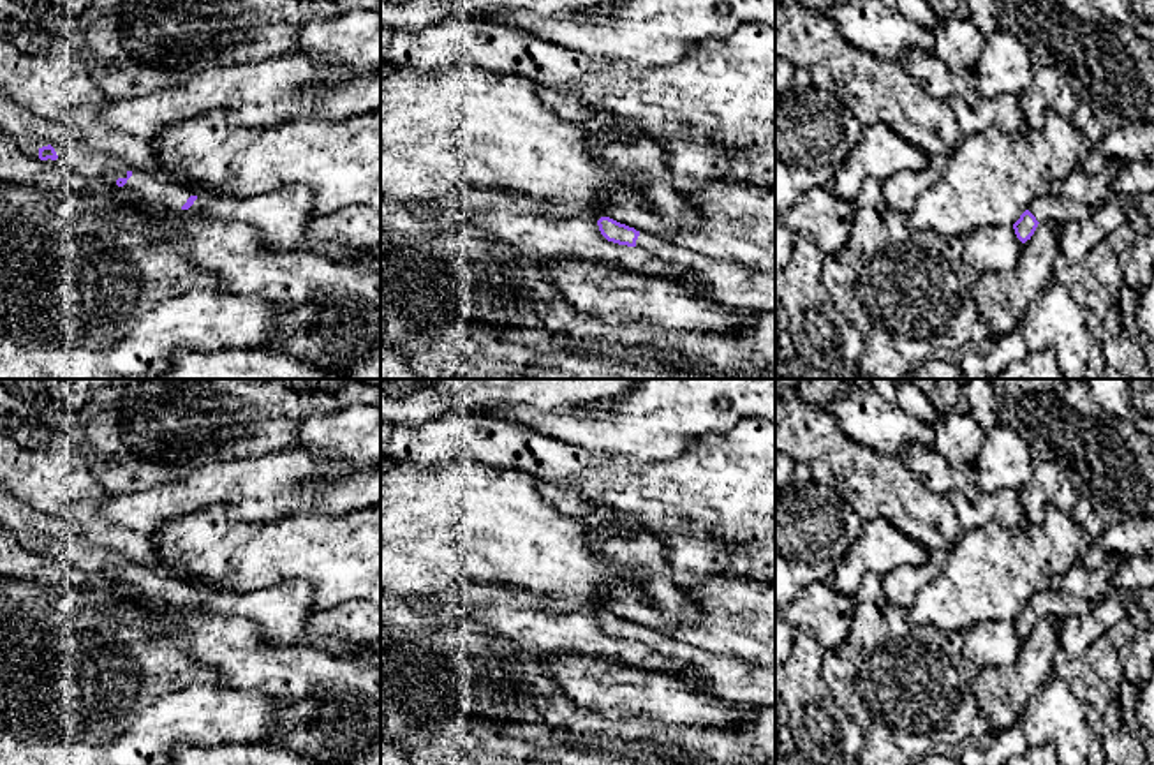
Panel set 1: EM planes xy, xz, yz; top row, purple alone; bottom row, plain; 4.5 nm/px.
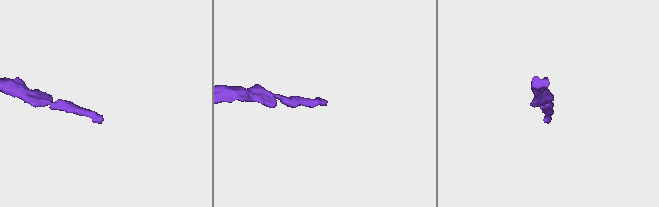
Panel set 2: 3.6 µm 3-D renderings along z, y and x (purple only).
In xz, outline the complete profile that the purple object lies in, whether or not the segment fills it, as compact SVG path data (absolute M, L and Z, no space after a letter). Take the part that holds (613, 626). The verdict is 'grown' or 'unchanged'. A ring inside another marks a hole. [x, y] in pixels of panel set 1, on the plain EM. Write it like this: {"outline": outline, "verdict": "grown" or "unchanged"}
{"outline": "M601 612L597 620L608 636L638 642L662 657L682 661L685 665L682 675L717 698L736 705L775 707L775 670L772 668L705 652L684 640L640 628L610 612Z", "verdict": "grown"}

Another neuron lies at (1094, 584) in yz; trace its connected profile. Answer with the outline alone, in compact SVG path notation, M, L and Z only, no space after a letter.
M1082 562L1073 564L1062 575L1050 580L1050 589L1084 596L1092 605L1110 598L1115 590L1112 583L1113 562L1098 568L1087 568Z

